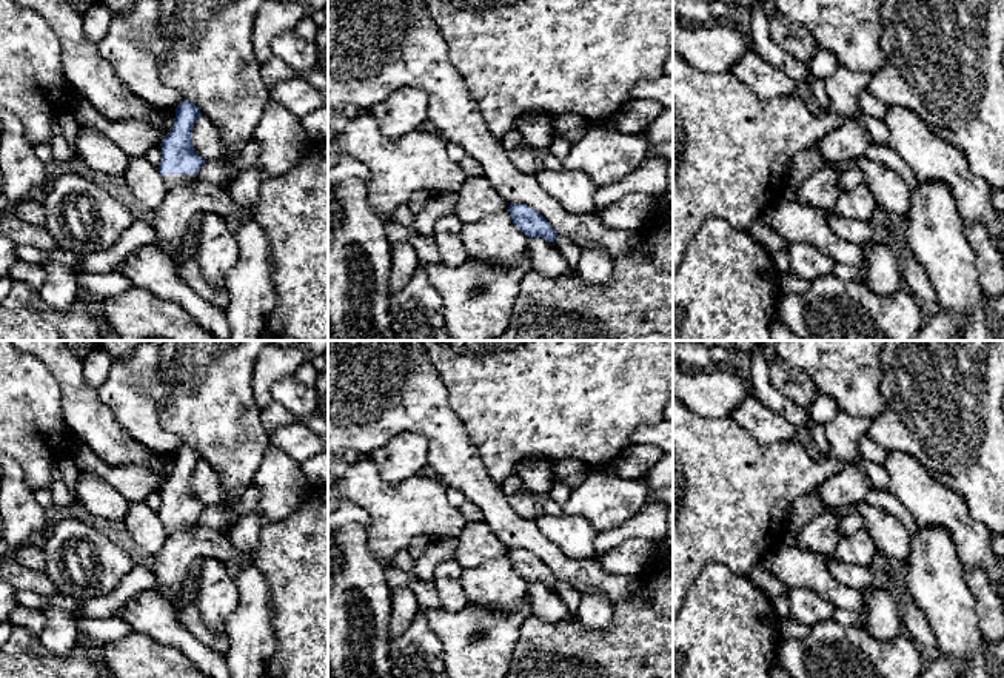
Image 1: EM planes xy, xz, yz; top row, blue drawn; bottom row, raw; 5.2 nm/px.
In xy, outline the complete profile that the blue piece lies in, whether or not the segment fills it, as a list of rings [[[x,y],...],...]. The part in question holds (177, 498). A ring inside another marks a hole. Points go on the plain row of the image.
[[[183,445],[176,453],[174,470],[160,488],[162,507],[159,518],[168,533],[196,525],[197,518],[206,507],[194,496],[191,487],[194,467],[200,461],[200,455],[189,445]]]

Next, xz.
[[[510,549],[508,558],[513,569],[527,581],[527,582],[542,582],[548,587],[554,587],[557,578],[551,573],[547,564],[539,559],[534,553],[525,549]]]

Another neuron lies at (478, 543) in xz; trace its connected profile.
[[[485,521],[467,522],[457,539],[459,545],[453,559],[462,569],[474,569],[488,559],[507,556],[510,552]]]

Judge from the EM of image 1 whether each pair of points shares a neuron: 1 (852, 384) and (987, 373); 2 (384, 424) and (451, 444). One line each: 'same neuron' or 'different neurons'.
1: different neurons
2: same neuron

